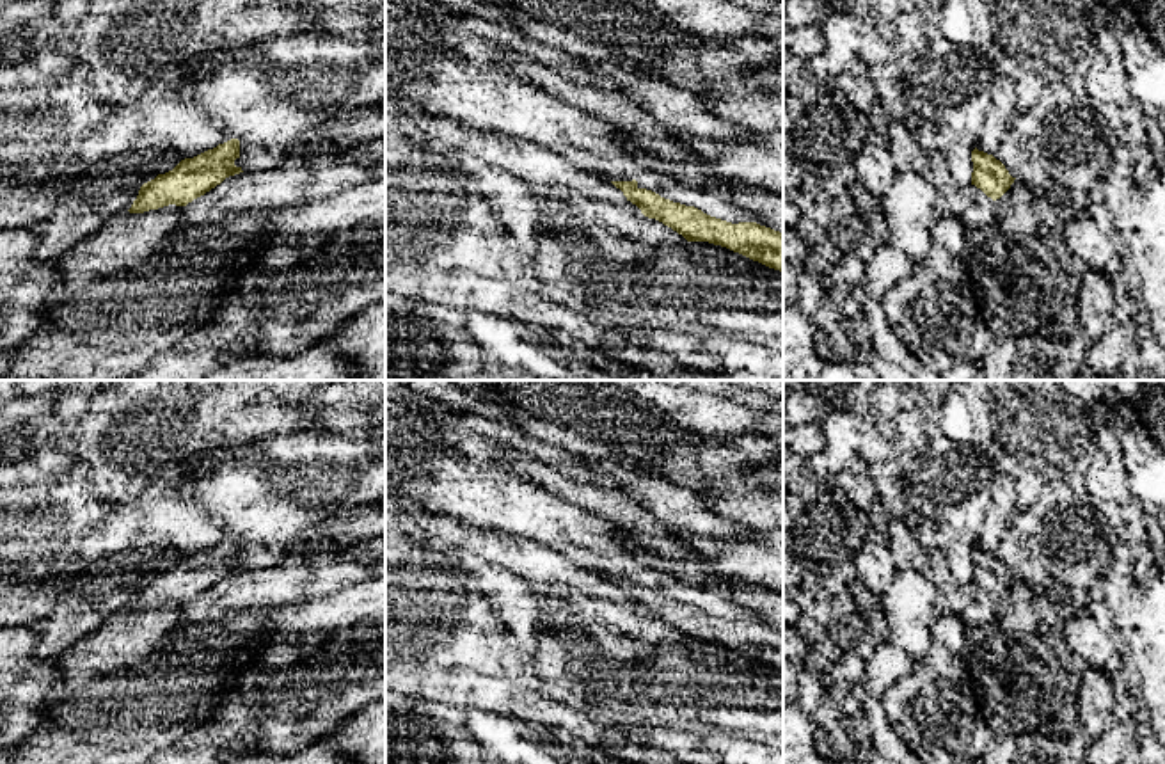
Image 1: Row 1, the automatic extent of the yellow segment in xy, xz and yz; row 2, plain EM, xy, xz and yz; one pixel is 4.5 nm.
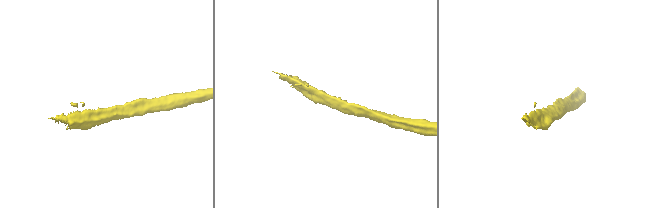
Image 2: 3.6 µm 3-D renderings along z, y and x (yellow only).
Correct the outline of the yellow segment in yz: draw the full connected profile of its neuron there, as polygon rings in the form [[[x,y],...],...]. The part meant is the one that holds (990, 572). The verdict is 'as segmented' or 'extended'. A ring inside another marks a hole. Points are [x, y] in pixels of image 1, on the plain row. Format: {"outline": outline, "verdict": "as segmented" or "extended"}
{"outline": [[[977,545],[971,549],[971,560],[971,583],[980,586],[993,599],[1000,597],[1016,577],[1000,558]]], "verdict": "as segmented"}

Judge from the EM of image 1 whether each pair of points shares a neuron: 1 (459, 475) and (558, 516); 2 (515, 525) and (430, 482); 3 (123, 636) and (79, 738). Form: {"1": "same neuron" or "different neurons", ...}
{"1": "same neuron", "2": "same neuron", "3": "same neuron"}

